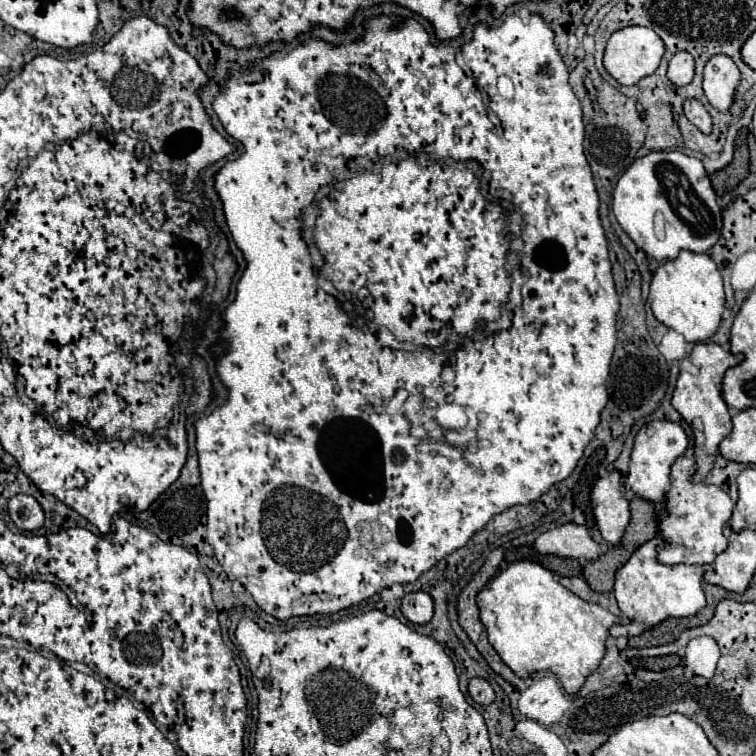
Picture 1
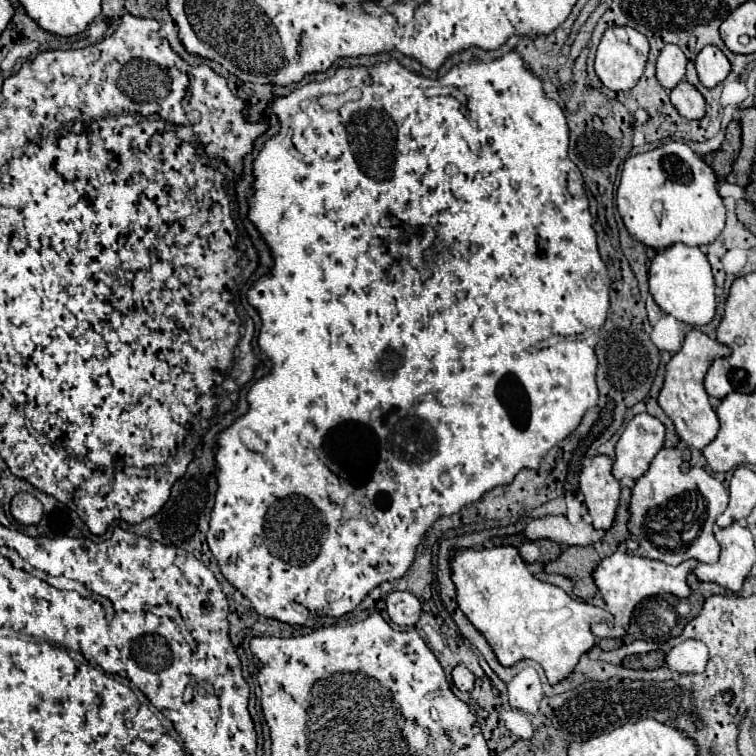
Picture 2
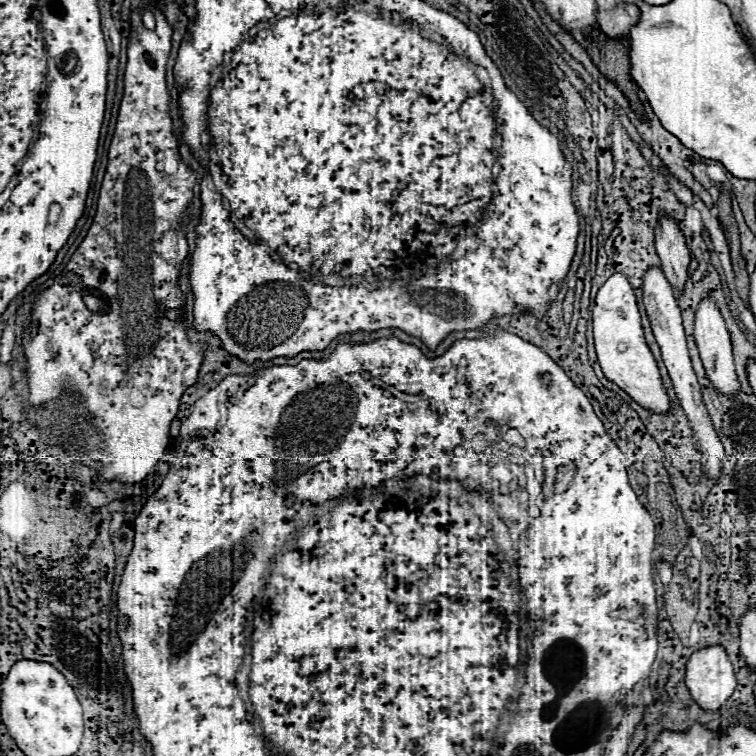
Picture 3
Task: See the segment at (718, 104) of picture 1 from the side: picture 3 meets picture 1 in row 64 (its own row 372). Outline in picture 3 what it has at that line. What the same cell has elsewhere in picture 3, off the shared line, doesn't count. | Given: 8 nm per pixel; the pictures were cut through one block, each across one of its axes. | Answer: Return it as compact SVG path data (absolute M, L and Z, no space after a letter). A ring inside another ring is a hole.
M706 298L700 302L698 312L696 312L696 330L694 330L694 338L698 344L698 352L706 370L708 380L712 382L712 386L724 394L724 396L732 396L740 392L740 382L736 376L736 368L734 368L734 356L732 356L732 344L730 344L730 334L724 326L724 320L720 316L720 310L716 308L712 298Z

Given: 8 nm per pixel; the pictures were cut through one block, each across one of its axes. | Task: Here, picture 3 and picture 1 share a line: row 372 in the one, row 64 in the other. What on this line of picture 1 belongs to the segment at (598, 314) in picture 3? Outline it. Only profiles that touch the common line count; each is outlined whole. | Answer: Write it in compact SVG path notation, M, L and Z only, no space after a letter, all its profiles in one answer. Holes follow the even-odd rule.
M628 26L610 36L606 54L604 54L604 66L620 84L632 86L640 78L654 74L656 68L660 66L662 56L664 56L664 42L654 30L644 26Z

